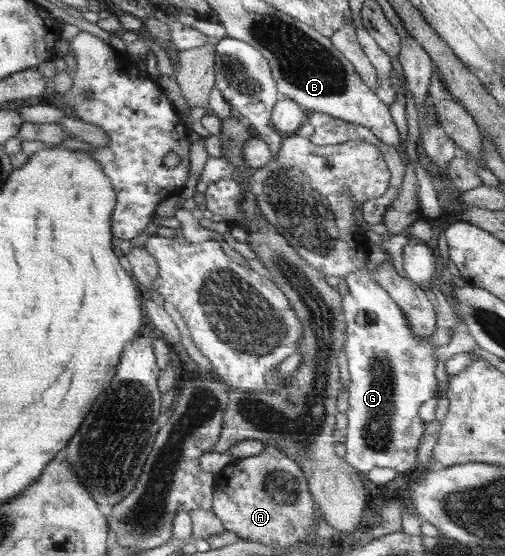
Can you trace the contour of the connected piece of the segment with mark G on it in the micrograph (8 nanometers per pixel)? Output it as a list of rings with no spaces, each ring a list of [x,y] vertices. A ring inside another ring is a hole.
[[[372,245],[369,251],[370,259],[367,269],[355,271],[345,277],[349,293],[343,299],[343,310],[346,315],[346,333],[348,337],[344,343],[344,350],[348,361],[350,383],[348,385],[349,407],[345,412],[348,426],[342,435],[346,454],[344,458],[358,471],[369,473],[375,467],[388,467],[398,472],[409,471],[419,459],[419,445],[423,439],[423,421],[419,409],[426,401],[439,397],[439,381],[437,381],[437,359],[435,359],[435,343],[431,343],[429,336],[415,334],[411,323],[401,307],[391,298],[379,282],[375,281],[374,271],[379,272],[381,264],[390,263],[390,253],[385,247]]]

